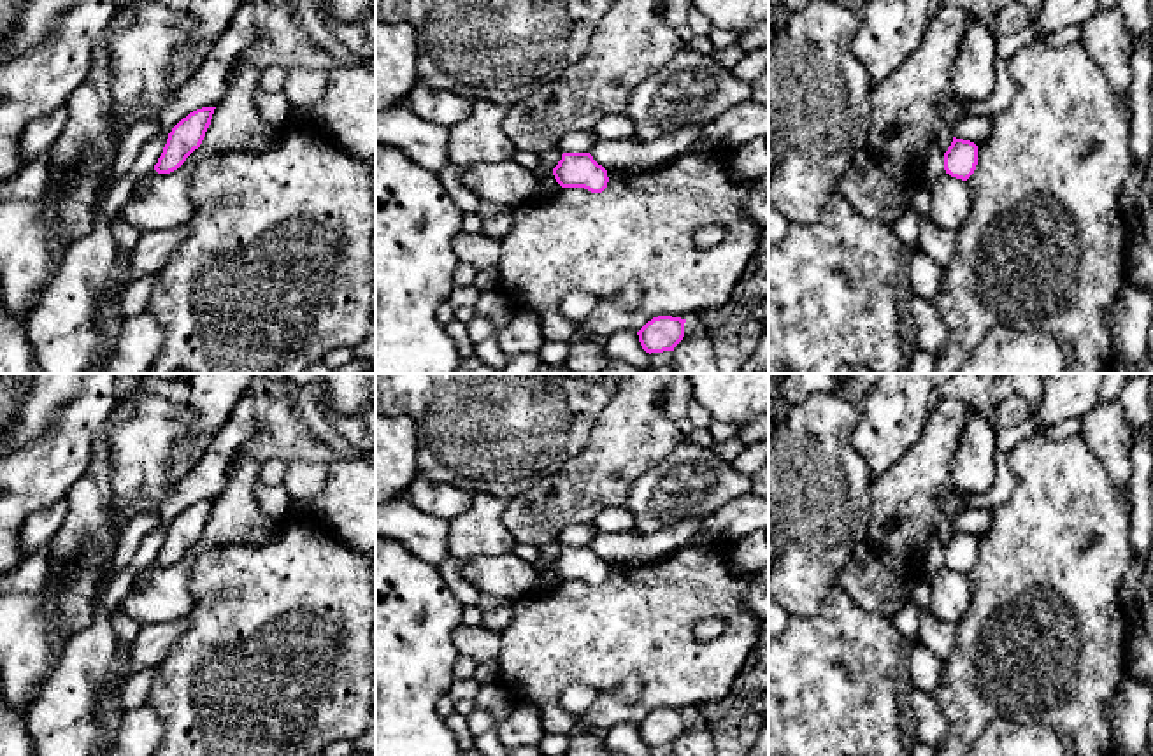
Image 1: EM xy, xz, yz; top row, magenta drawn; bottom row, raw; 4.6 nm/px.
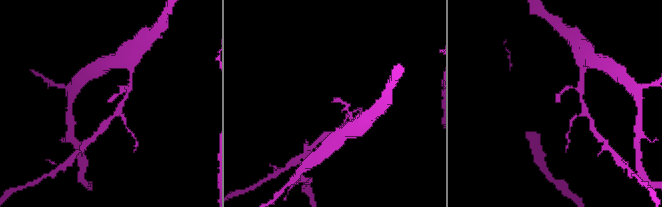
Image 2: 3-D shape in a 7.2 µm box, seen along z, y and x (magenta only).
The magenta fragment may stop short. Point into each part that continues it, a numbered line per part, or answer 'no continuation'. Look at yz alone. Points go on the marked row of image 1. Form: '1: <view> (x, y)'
no continuation

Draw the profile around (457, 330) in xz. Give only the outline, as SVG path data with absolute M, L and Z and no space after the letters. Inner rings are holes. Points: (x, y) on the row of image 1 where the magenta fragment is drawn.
M453 319L444 328L455 342L462 360L476 356L476 344L472 342L465 323Z

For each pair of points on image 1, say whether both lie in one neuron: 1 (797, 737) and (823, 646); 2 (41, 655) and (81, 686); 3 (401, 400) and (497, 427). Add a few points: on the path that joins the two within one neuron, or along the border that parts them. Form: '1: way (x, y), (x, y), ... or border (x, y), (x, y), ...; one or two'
1: way (797, 714), (823, 684), (823, 669); one
2: border (76, 630), (30, 700); two
3: way (425, 400), (472, 402); one

